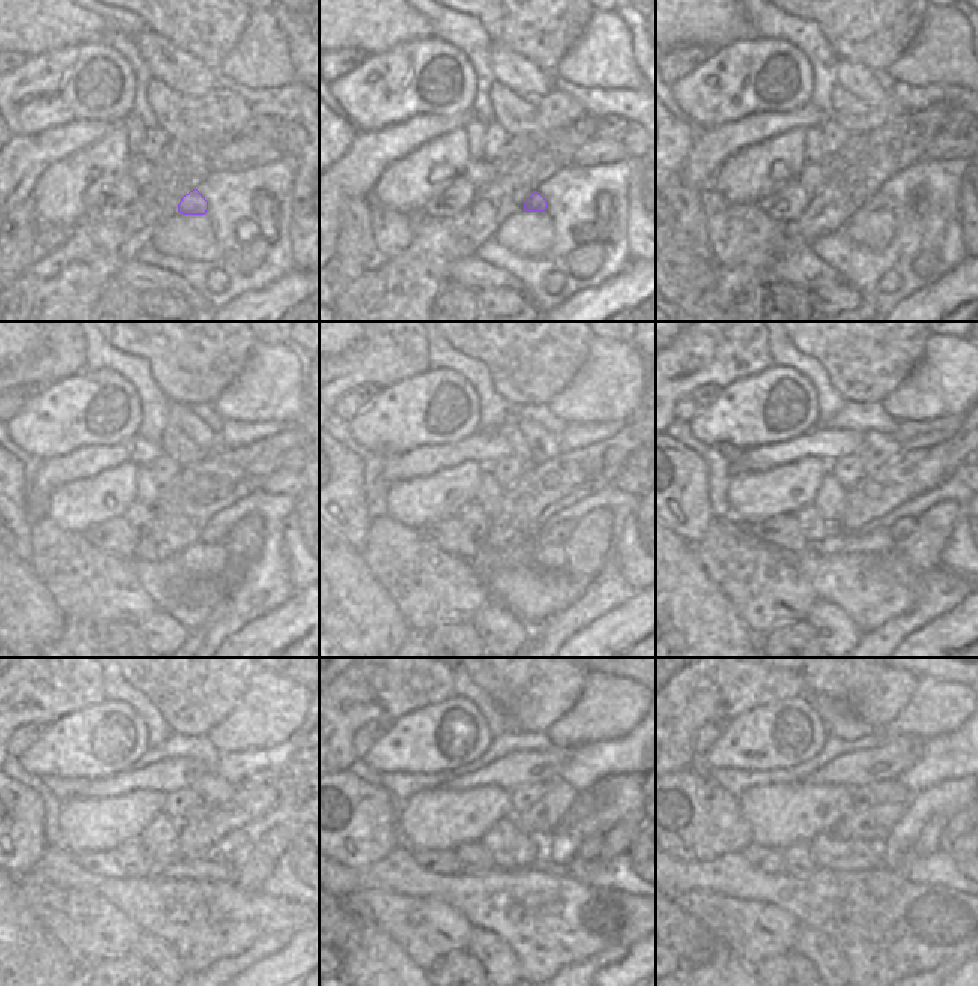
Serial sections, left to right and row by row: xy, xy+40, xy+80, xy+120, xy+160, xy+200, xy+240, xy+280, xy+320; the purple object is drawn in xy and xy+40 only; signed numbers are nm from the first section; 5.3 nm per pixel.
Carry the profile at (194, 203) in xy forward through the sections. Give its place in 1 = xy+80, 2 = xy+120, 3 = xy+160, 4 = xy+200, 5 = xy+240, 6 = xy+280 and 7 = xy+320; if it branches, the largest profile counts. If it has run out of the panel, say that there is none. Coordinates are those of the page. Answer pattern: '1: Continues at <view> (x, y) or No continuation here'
1: Continues at xy+80 (879, 201)
2: Continues at xy+120 (212, 535)
3: Continues at xy+160 (557, 535)
4: Continues at xy+200 (903, 527)
5: Continues at xy+240 (237, 859)
6: Continues at xy+280 (591, 847)
7: Continues at xy+320 (929, 841).

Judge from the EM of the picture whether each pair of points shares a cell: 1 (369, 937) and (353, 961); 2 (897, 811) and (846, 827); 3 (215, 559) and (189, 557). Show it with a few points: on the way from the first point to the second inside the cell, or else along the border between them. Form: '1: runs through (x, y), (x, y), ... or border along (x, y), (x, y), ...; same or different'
1: runs through (369, 943), (359, 955); same
2: runs through (885, 817), (881, 820), (864, 820), (858, 824); same
3: runs through (209, 559), (195, 557); same

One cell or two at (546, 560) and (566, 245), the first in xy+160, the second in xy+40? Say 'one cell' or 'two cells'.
two cells

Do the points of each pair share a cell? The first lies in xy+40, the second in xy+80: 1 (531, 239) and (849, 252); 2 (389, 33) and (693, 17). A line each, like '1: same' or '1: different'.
1: different
2: same

